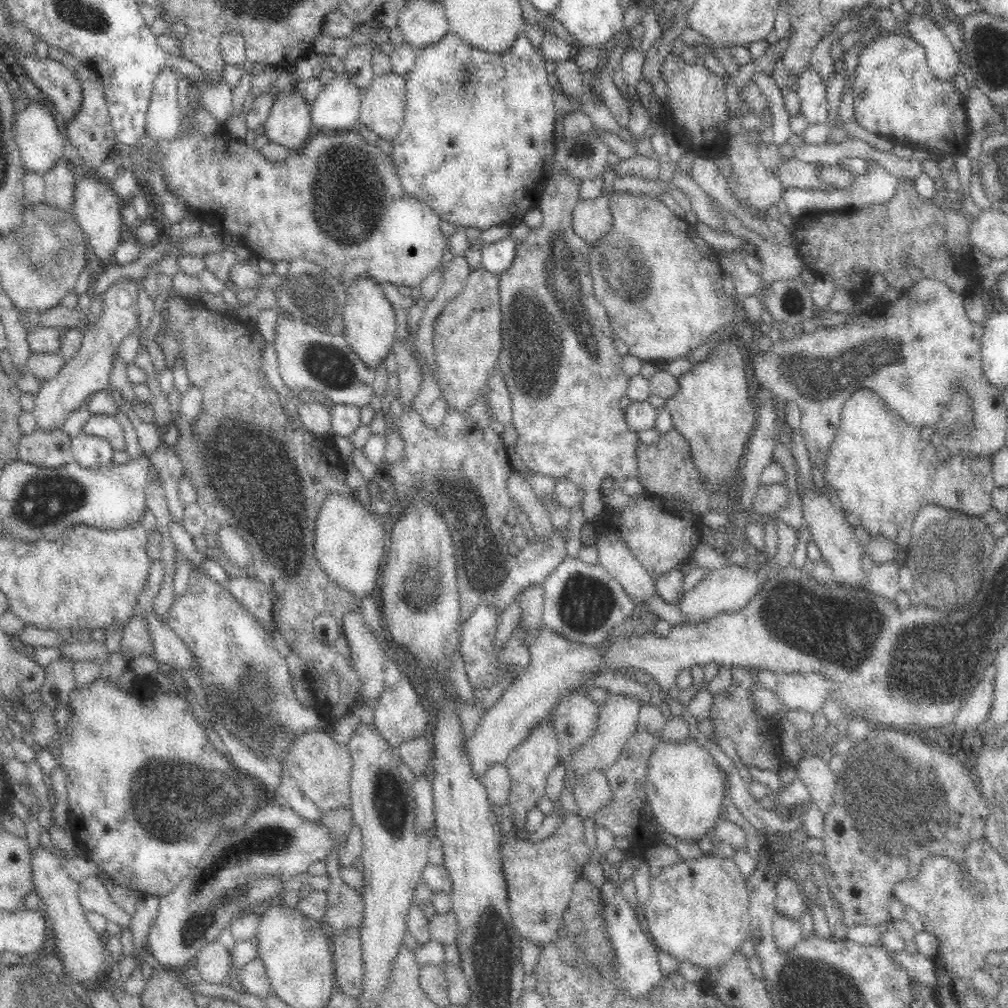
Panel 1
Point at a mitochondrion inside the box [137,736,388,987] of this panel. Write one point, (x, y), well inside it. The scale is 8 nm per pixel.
(275, 839)

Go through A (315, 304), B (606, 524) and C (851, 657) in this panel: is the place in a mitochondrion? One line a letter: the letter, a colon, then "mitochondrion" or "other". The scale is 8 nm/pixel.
A: mitochondrion
B: other
C: mitochondrion

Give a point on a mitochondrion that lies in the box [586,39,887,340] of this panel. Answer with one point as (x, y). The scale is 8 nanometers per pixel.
(634, 287)

